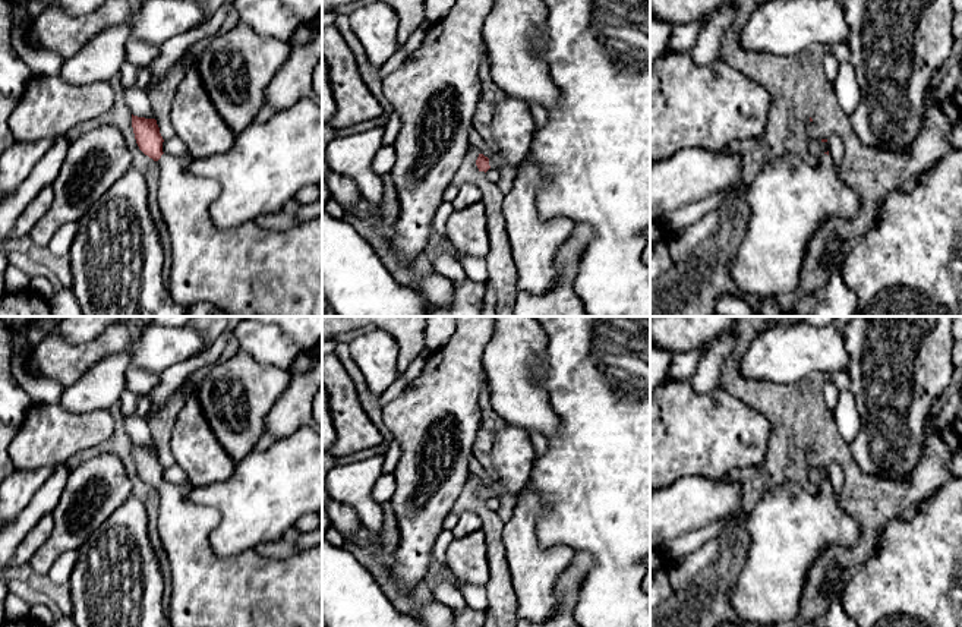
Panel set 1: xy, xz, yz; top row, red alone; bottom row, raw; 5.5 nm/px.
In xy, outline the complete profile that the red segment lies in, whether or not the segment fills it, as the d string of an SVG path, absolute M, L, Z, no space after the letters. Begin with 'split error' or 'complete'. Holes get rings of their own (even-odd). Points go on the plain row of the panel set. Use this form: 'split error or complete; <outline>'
split error; M132 442L132 456L139 478L160 494L158 535L171 570L167 614L173 627L322 627L322 542L284 560L271 560L253 549L220 558L209 543L209 533L218 523L218 511L193 502L189 498L193 489L189 482L174 485L163 481L164 467L155 447Z

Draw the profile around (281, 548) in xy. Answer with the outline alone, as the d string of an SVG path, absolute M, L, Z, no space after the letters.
M290 529L280 539L259 543L253 551L271 560L284 560L297 552L299 536L297 529Z

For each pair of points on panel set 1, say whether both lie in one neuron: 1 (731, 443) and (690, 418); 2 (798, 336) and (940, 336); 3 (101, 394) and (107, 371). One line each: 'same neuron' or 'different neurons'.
1: same neuron
2: different neurons
3: same neuron

